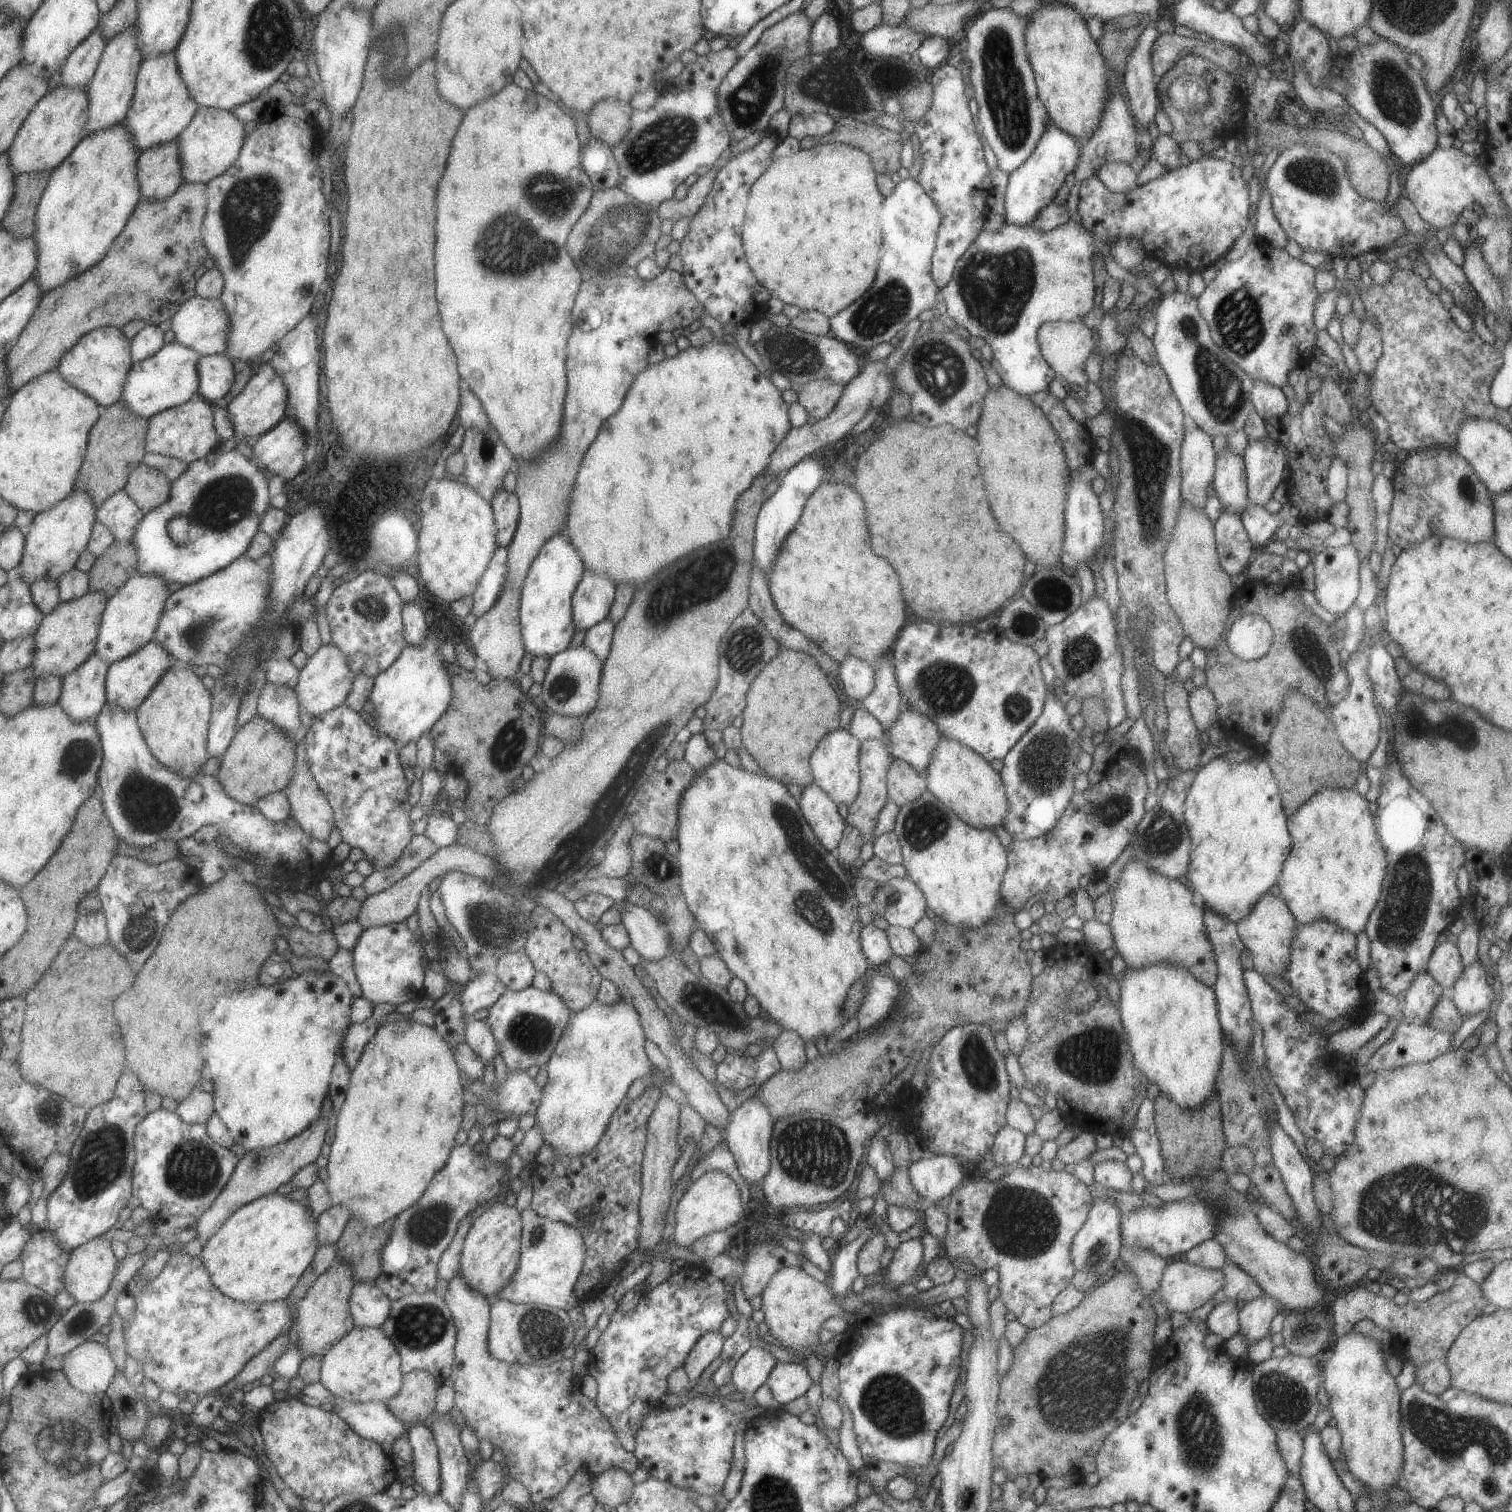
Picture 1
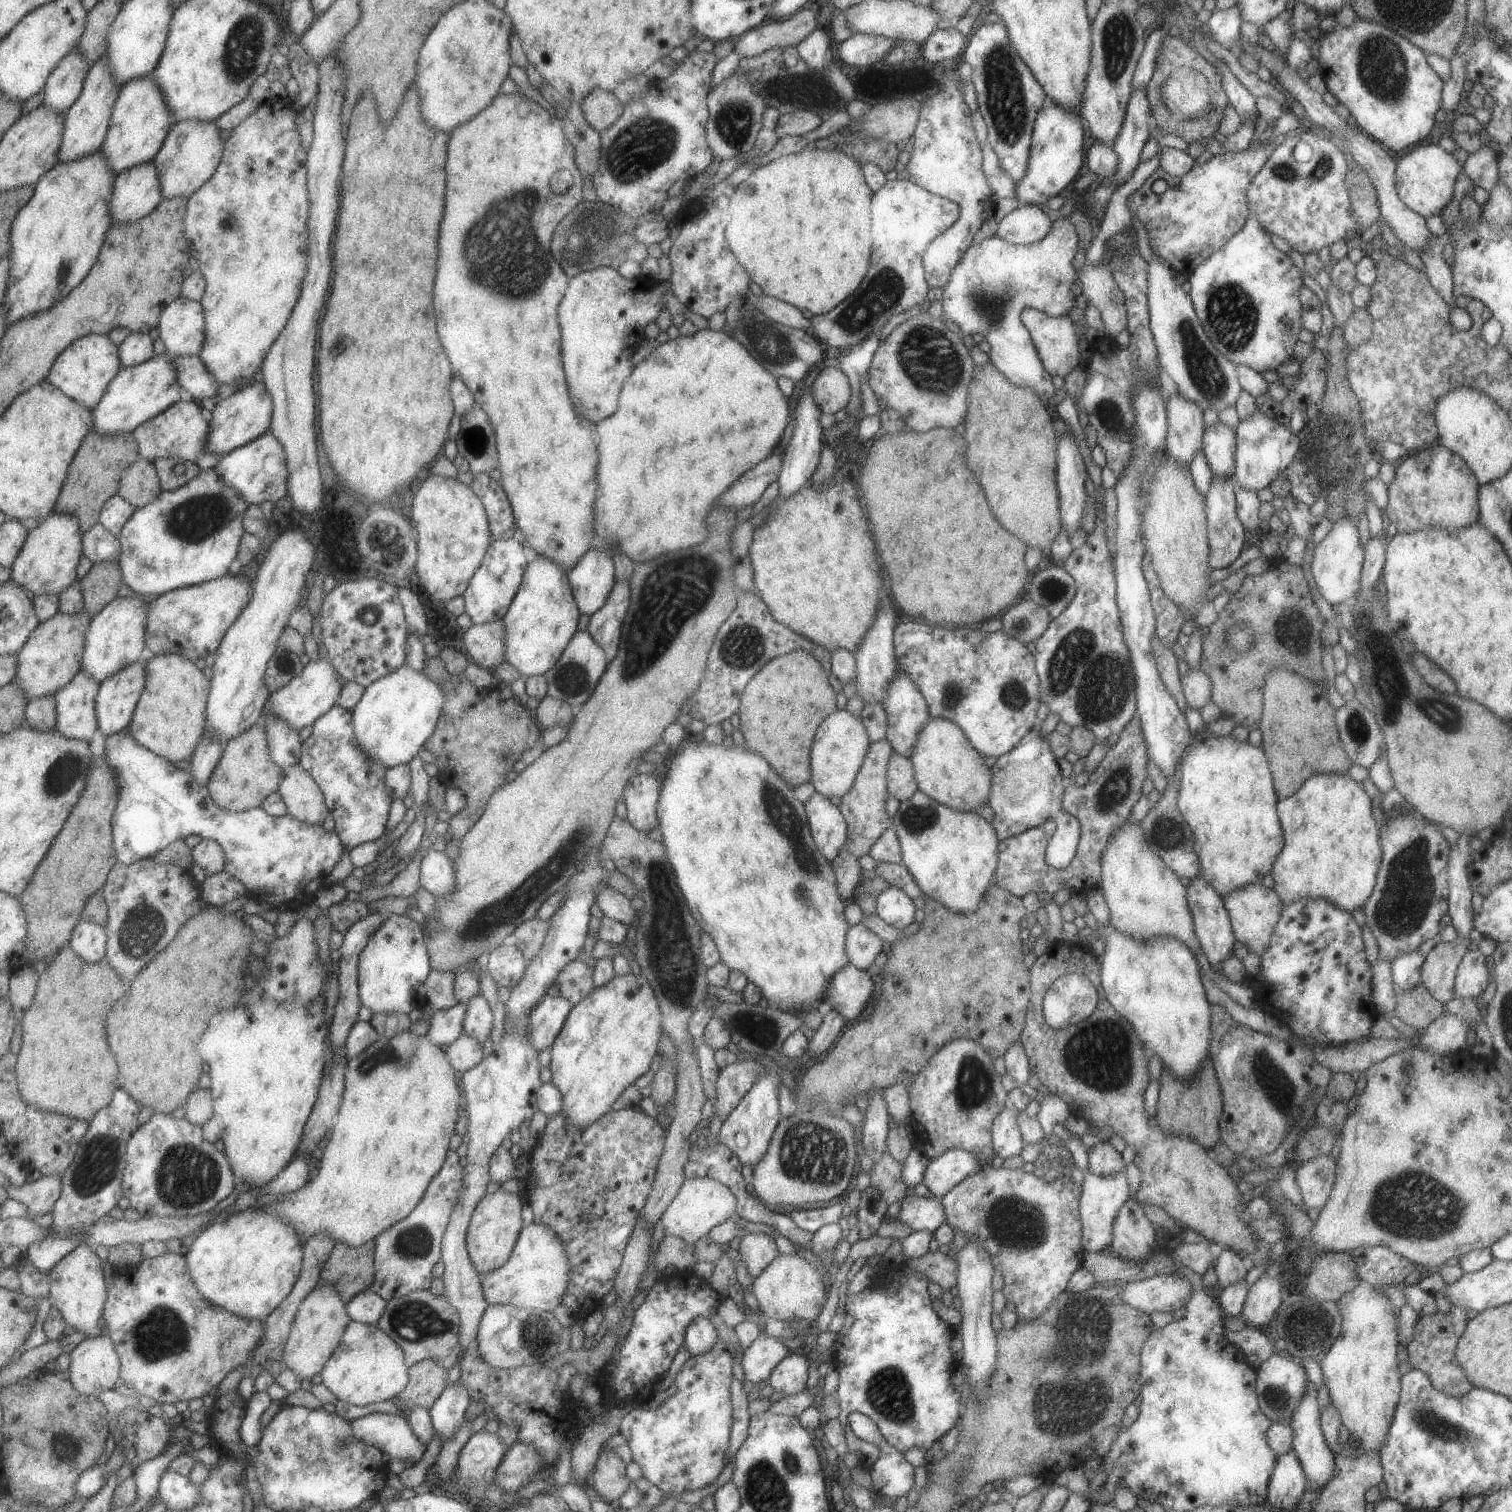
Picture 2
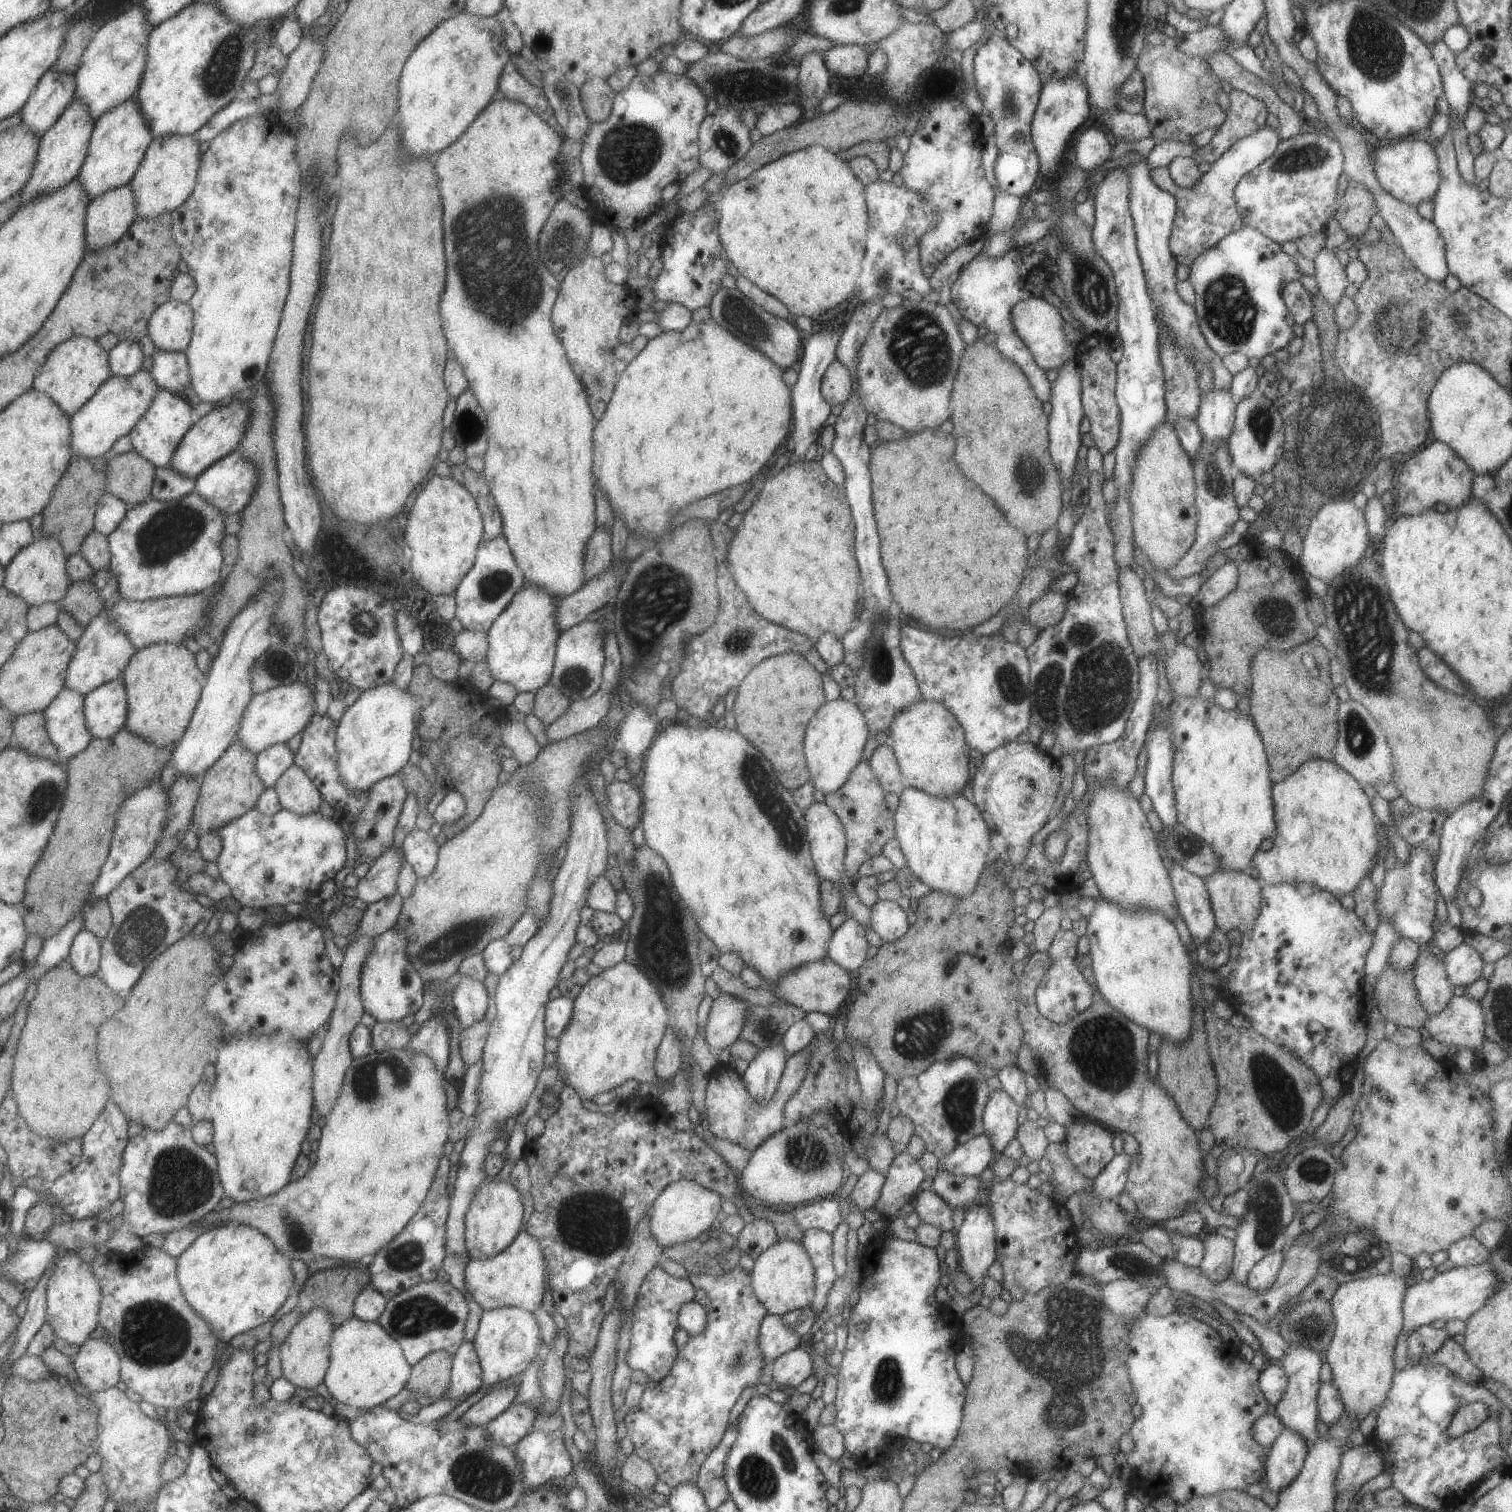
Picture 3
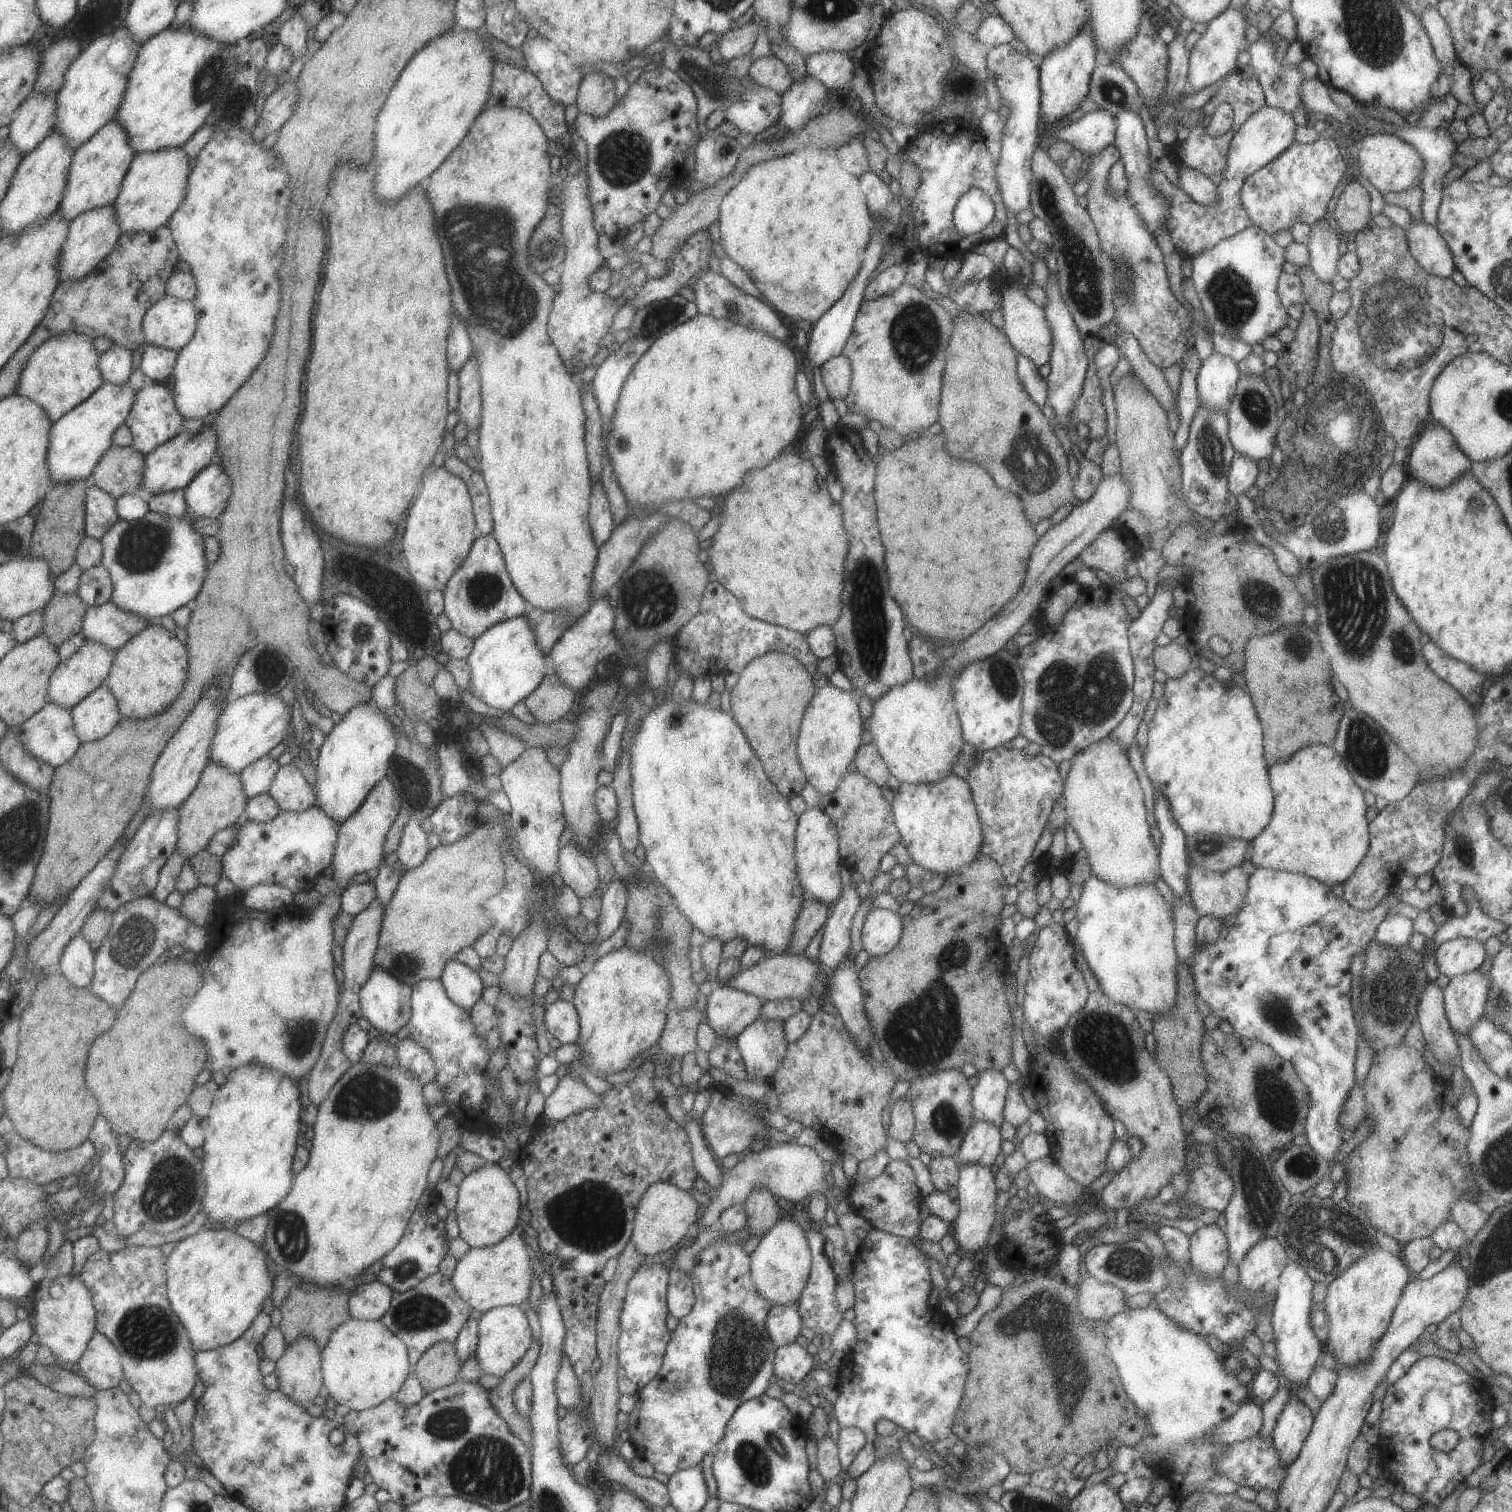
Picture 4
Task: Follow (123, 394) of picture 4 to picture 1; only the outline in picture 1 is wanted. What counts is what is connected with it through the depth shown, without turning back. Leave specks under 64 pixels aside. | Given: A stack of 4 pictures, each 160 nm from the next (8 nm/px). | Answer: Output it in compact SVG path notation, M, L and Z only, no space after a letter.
M165 343L151 358L135 361L128 384L124 390L123 400L138 415L151 418L154 414L168 408L183 404L196 396L200 386L198 361L201 356L192 348L181 343Z

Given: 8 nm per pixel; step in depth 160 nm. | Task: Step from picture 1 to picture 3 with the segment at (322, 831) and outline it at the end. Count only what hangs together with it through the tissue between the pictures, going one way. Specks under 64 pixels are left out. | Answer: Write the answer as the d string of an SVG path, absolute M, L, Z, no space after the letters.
M294 763L277 778L272 787L282 809L294 814L318 812L321 796L305 772Z

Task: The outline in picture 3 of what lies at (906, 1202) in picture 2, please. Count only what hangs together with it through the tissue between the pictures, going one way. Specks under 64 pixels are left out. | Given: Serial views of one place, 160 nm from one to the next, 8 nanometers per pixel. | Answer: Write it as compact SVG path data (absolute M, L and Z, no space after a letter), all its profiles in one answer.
M923 1190L915 1198L915 1210L922 1224L935 1226L938 1230L951 1231L951 1208L931 1190Z

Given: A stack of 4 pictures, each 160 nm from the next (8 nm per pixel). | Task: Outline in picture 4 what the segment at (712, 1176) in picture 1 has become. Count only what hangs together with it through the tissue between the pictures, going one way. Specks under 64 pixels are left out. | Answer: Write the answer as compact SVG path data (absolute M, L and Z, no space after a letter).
M655 1182L645 1190L645 1194L639 1198L639 1203L635 1206L633 1229L629 1240L633 1242L637 1252L643 1255L655 1255L676 1249L694 1227L700 1210L700 1204L695 1202L689 1192L669 1182Z

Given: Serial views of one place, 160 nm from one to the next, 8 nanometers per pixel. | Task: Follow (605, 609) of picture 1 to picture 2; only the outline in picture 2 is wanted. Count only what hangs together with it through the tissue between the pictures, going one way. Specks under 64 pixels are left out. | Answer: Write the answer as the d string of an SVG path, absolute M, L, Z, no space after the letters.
M589 548L567 573L578 611L590 617L605 604L613 588L615 575L611 557L597 548Z

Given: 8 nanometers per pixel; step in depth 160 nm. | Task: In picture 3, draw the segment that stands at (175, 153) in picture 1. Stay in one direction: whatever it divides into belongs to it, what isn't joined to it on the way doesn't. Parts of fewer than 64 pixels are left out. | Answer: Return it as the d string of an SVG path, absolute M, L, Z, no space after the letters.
M131 184L92 200L87 208L87 253L117 245L137 218L137 198Z

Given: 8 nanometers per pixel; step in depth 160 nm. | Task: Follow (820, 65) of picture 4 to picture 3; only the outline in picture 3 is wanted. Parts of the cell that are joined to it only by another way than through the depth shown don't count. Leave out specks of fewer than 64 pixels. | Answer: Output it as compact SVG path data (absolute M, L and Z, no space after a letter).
M849 44L847 46L833 46L821 53L823 64L827 72L842 78L859 77L867 68L867 52L863 46Z

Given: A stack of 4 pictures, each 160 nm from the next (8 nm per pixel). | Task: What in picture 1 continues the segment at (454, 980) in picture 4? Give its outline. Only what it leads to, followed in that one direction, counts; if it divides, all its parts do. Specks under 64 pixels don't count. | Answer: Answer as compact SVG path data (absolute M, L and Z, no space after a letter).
M467 1018L464 1035L464 1042L482 1060L486 1068L493 1070L492 1062L498 1050L489 1027L483 1020Z

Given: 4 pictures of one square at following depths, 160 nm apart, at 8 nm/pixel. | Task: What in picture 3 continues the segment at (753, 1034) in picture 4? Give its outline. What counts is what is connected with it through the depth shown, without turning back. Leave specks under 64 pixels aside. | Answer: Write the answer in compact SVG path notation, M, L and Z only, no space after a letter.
M767 1046L757 1048L753 1060L747 1062L741 1080L755 1102L769 1102L769 1098L775 1094L787 1057L787 1053L777 1046Z

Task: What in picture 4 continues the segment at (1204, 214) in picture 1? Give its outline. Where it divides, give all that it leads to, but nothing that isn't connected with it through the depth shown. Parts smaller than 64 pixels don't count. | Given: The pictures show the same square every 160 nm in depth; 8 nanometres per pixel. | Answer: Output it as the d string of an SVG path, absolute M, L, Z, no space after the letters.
M1267 104L1262 108L1257 108L1257 112L1253 112L1241 124L1230 141L1227 162L1225 162L1227 166L1225 166L1225 172L1221 172L1221 182L1217 184L1219 202L1215 200L1215 204L1211 206L1201 206L1193 202L1178 187L1169 184L1169 180L1161 172L1157 170L1149 172L1149 184L1169 204L1168 216L1165 218L1166 231L1171 238L1171 243L1183 257L1197 256L1199 252L1205 252L1215 246L1219 240L1251 226L1251 220L1241 207L1241 198L1239 198L1243 180L1259 168L1263 168L1265 164L1269 164L1271 160L1275 160L1281 152L1285 152L1293 144L1295 126L1297 124L1293 122L1291 114L1286 114L1283 110L1277 110Z

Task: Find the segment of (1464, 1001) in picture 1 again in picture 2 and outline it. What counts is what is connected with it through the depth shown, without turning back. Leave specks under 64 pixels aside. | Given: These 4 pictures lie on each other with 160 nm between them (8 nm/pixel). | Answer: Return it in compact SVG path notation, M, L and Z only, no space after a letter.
M1471 947L1462 956L1454 978L1454 998L1475 1000L1485 990L1490 960L1478 948Z

